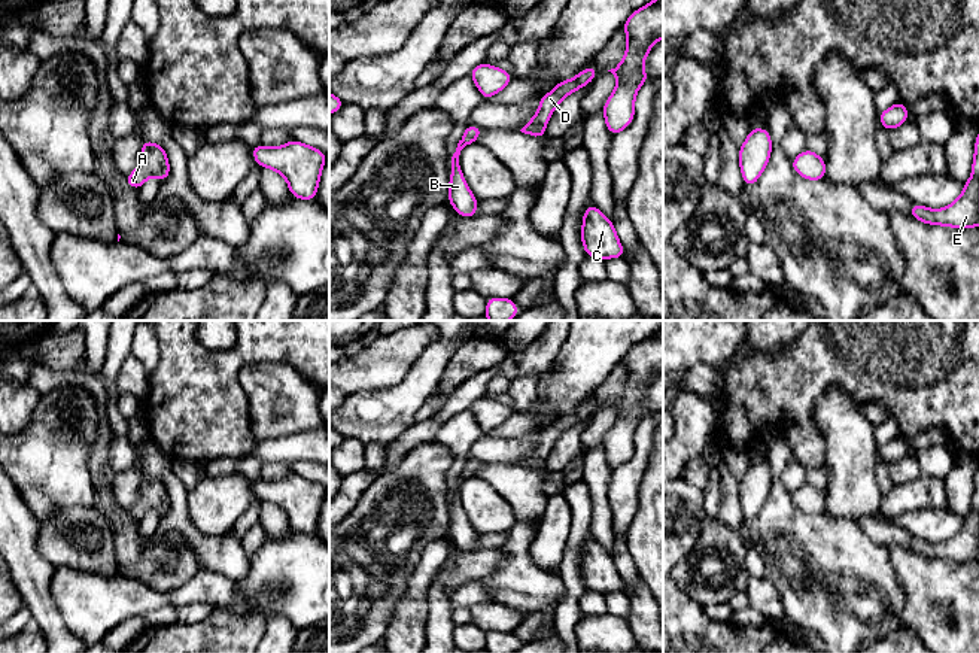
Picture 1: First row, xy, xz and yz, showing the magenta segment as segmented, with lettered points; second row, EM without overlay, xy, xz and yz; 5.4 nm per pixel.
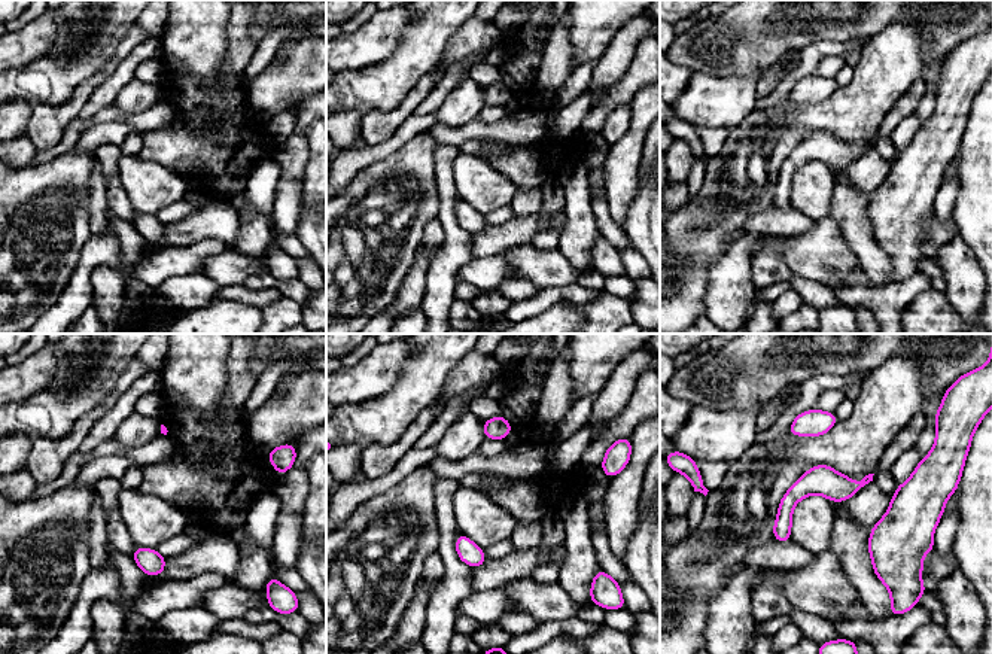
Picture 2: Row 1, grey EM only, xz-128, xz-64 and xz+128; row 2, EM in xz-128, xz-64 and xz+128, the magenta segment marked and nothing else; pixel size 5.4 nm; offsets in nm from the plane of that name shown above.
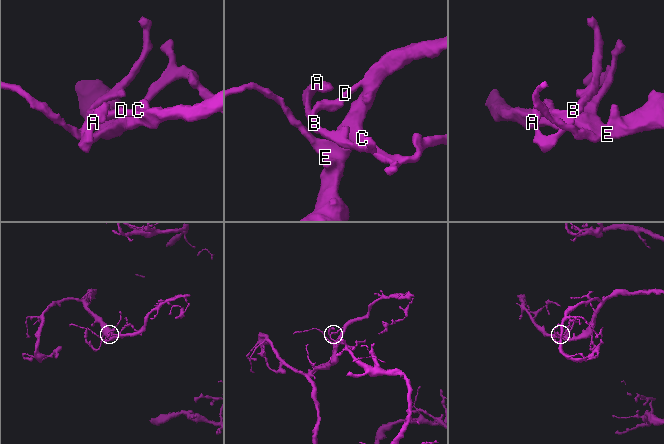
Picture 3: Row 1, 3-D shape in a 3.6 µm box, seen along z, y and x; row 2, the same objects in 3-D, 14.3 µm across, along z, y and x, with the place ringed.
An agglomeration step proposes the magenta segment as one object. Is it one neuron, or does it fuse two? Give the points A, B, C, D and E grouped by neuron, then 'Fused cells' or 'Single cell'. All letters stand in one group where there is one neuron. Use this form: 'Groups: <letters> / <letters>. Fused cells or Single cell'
Groups: A B C D E. Single cell

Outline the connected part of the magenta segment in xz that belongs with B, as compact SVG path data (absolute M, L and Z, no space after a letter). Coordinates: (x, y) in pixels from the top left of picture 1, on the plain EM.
M466 459L462 473L457 477L456 486L452 490L452 510L449 516L449 531L452 541L460 549L460 552L474 552L477 549L478 534L474 531L468 517L462 508L459 489L460 485L471 477L477 477L478 470L484 462L475 459Z

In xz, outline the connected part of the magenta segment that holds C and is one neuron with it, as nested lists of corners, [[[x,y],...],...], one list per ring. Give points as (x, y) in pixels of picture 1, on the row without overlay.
[[[593,537],[584,544],[581,575],[587,590],[609,593],[624,592],[614,556],[609,555]]]

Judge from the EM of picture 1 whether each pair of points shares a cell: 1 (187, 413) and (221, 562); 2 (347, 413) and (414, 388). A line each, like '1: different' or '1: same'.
1: different
2: same

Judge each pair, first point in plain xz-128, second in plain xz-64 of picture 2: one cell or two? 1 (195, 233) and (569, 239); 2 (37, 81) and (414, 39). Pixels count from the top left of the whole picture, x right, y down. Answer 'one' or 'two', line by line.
1: two
2: one

